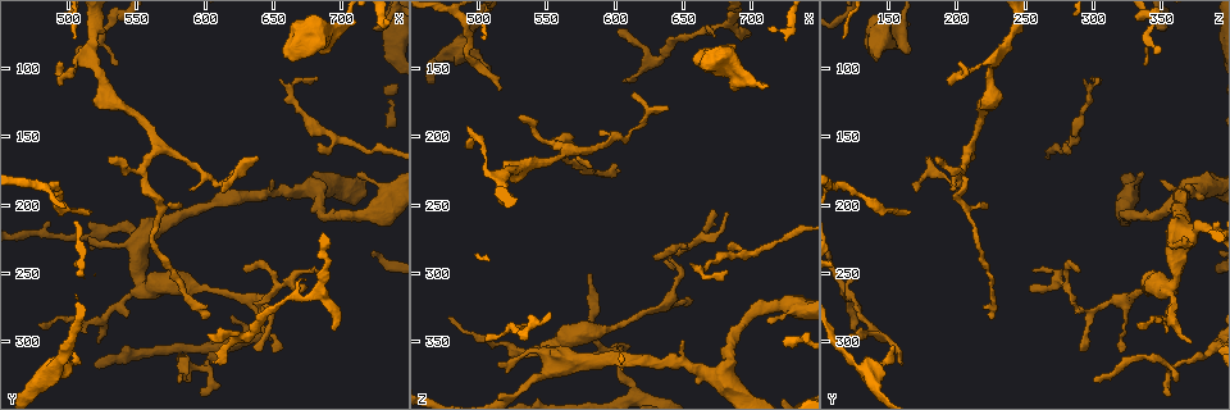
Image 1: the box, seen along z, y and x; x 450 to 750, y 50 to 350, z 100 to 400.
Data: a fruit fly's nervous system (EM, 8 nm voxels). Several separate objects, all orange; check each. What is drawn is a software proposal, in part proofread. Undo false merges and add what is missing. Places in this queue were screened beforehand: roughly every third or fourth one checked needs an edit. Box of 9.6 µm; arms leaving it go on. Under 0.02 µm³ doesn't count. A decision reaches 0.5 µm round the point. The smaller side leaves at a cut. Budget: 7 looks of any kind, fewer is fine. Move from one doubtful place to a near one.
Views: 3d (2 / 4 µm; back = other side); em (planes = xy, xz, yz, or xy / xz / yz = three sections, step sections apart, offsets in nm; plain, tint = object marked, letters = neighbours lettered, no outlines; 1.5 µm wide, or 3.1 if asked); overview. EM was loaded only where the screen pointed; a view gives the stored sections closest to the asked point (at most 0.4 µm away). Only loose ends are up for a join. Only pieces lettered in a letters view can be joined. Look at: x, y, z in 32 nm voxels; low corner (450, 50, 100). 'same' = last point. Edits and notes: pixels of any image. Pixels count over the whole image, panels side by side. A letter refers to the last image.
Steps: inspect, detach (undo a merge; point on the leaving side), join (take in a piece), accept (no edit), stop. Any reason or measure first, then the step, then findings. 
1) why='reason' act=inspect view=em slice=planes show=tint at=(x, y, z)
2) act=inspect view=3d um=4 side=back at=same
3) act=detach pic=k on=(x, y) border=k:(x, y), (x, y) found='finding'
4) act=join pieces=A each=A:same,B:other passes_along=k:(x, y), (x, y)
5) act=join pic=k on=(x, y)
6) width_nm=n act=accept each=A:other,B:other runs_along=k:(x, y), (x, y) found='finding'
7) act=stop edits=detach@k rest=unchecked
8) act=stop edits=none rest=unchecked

why='thin end' act=inspect view=3d um=2 at=(682, 158, 282)

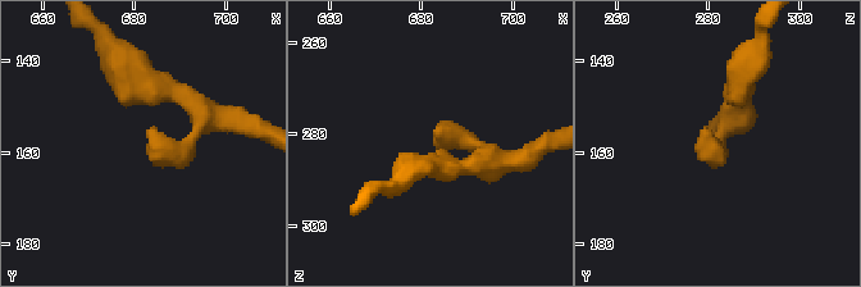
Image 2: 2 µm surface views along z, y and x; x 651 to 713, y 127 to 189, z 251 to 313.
act=inspect view=em slice=planes show=letters at=(684, 156, 279)

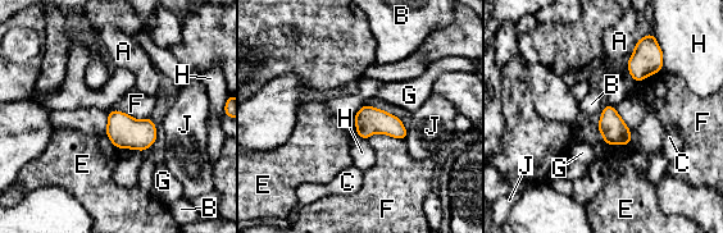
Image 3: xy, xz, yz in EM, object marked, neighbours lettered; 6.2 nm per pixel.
longest_contact=F:280nm act=accept each=A:other,B:other,C:other,E:other,F:other,G:other,H:other,J:other found='none of them fits'

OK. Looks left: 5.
why='tapers out' act=inspect view=em slice=planes show=letters at=(502, 304, 152)

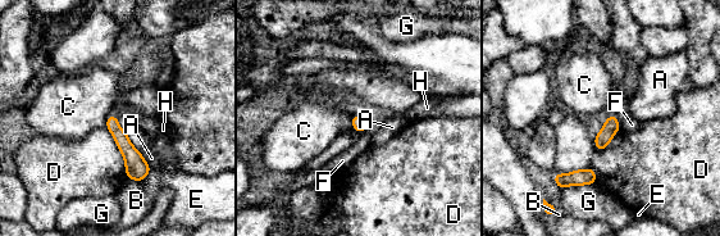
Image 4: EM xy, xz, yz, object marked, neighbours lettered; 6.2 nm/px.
act=accept each=A:other,B:other,C:other,D:other,E:other,F:other,G:other,H:other runs_along=4:(110, 119), (131, 154), (140, 177) found='no lettered piece goes on from it'

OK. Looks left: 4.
why='free end' act=inspect view=em slice=xy step=4 show=letters at=(602, 296, 122)

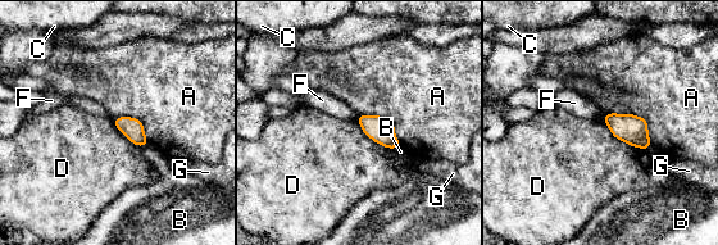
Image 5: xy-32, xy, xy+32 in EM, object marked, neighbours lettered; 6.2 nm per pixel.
act=accept each=A:other,B:other,C:other,D:other,F:other,G:other border=5:(603, 119), (614, 136), (645, 150) found='no lettered piece goes on from it'

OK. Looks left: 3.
act=stop edits=none rest=unchecked

